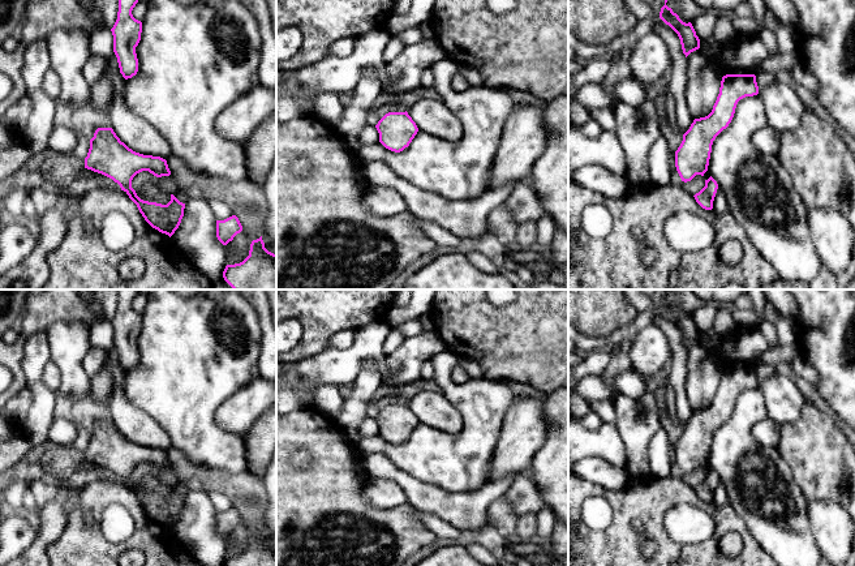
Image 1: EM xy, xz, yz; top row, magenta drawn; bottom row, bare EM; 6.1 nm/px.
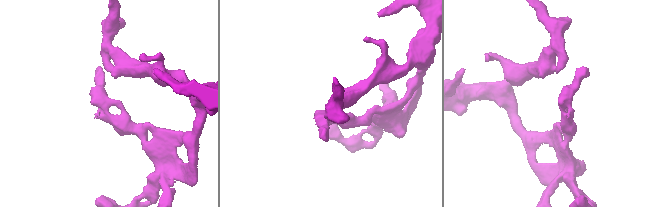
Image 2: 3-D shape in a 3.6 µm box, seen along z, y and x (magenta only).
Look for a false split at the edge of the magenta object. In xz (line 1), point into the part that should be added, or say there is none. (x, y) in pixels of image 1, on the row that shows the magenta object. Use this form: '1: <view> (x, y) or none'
1: none

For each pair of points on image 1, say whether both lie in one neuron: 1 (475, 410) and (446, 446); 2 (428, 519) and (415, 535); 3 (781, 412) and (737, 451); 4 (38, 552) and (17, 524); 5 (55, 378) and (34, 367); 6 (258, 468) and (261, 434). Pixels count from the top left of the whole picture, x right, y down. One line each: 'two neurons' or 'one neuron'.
1: one neuron
2: two neurons
3: two neurons
4: two neurons
5: two neurons
6: one neuron

